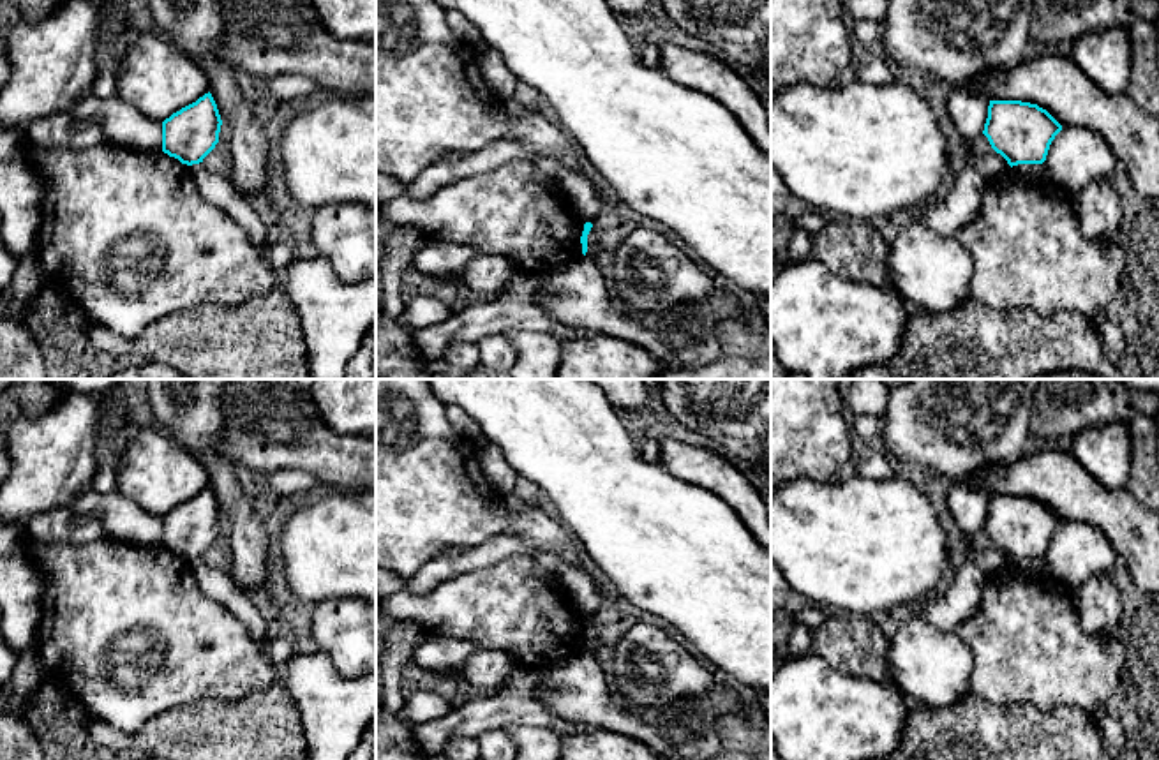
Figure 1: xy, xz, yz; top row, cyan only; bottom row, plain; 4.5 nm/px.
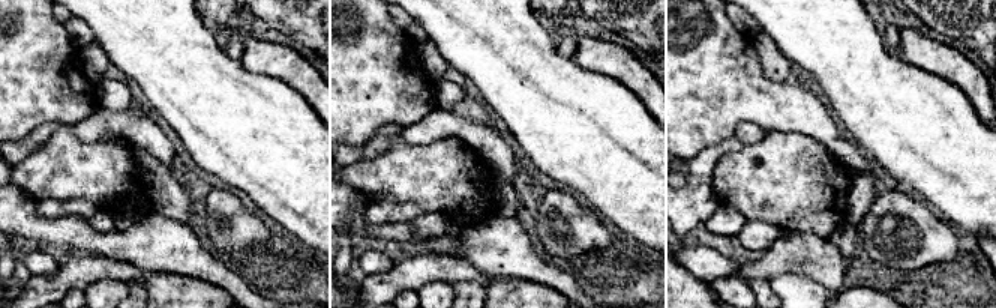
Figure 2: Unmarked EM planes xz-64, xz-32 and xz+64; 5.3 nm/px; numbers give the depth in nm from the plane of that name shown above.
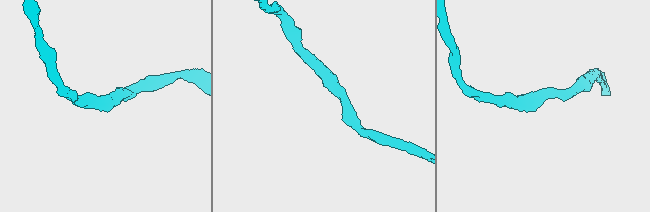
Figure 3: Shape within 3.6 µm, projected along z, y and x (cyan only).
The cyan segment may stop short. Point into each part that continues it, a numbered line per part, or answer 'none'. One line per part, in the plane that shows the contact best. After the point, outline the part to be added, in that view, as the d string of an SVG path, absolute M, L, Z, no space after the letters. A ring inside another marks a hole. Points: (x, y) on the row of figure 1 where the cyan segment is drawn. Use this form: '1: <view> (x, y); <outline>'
none

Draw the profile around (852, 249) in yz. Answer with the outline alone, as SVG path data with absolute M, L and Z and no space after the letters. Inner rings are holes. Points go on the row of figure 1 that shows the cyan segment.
M831 217L826 229L811 235L811 254L829 272L852 282L886 282L887 245L877 222Z

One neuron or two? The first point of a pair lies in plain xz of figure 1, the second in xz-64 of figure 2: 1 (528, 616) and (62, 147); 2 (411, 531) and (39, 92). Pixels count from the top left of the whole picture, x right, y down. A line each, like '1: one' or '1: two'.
1: one
2: one

